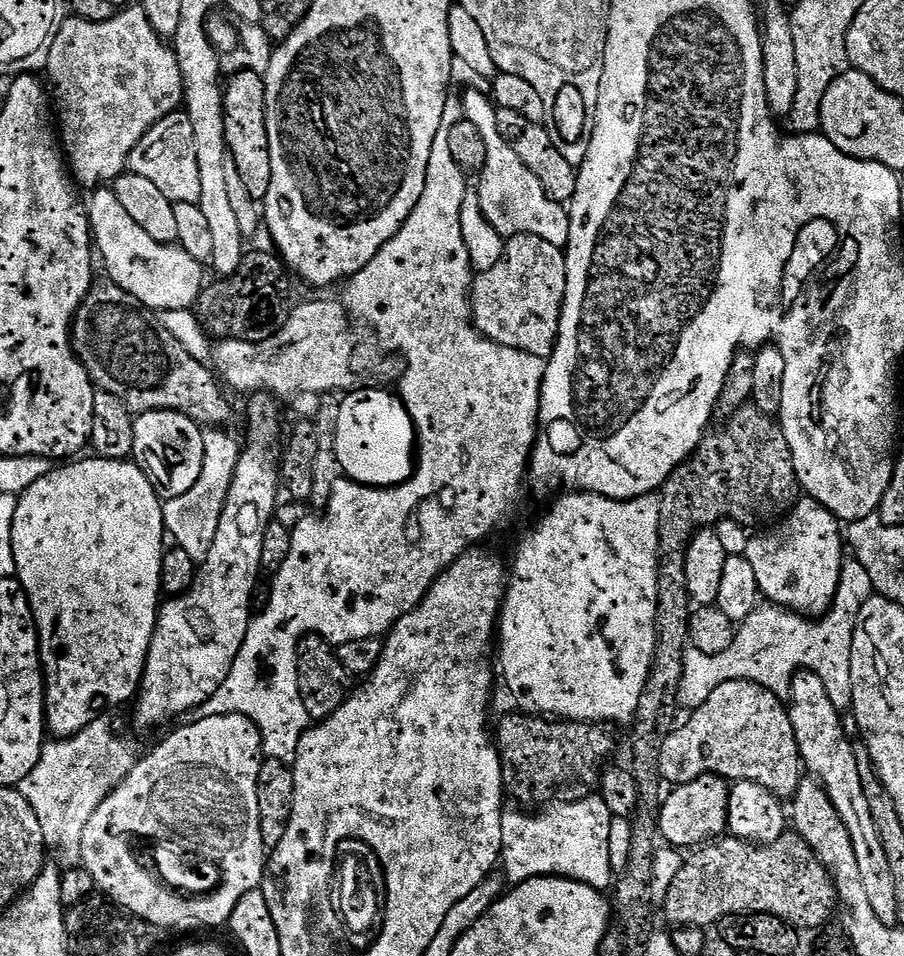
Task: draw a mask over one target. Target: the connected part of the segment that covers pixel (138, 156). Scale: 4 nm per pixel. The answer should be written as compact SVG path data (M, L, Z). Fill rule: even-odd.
M184 110L171 112L140 139L138 146L134 146L134 150L128 155L127 171L133 176L141 176L154 182L154 186L158 186L158 190L162 190L162 194L166 194L173 205L199 205L202 181L199 178L198 154L195 153L193 127Z

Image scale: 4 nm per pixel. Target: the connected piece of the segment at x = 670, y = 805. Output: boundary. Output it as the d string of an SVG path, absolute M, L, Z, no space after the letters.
M703 776L694 782L675 785L672 793L663 797L660 806L658 832L665 845L677 850L695 849L728 832L729 781L721 776Z

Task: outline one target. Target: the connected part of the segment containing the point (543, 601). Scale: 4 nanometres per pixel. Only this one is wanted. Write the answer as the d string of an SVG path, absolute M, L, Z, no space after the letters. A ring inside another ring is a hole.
M592 492L560 494L552 509L536 524L536 529L516 548L516 561L510 564L510 579L506 584L504 602L498 621L498 656L500 672L510 695L516 699L521 713L543 714L548 718L563 718L568 722L609 722L635 717L652 660L656 656L656 607L658 606L658 566L660 565L660 497L656 494L633 500L611 500Z

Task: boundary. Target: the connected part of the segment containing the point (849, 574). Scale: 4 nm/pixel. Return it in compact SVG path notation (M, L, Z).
M848 558L840 571L836 601L823 616L809 618L771 602L761 603L750 618L739 621L734 642L721 655L703 654L689 647L688 655L684 657L684 674L677 696L679 705L695 710L724 682L746 680L769 688L779 700L787 701L792 689L792 677L803 670L822 678L837 708L851 709L850 650L854 642L854 626L858 610L862 610L872 595L874 589L870 574L866 574L866 566L854 558Z

